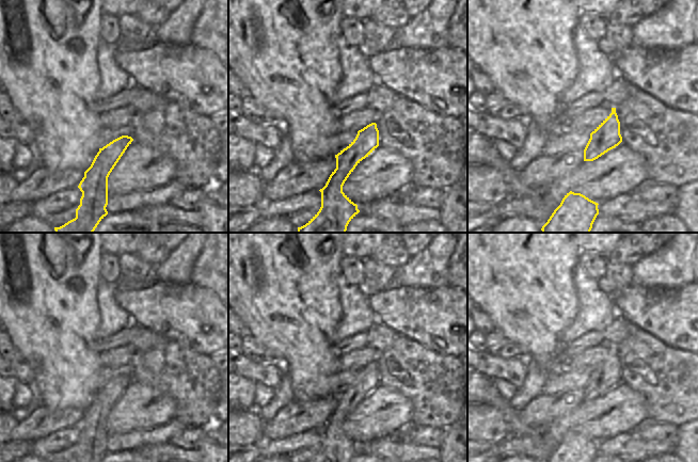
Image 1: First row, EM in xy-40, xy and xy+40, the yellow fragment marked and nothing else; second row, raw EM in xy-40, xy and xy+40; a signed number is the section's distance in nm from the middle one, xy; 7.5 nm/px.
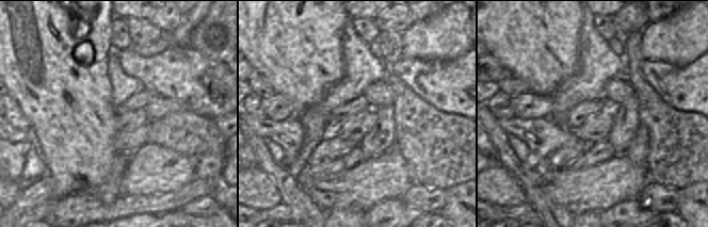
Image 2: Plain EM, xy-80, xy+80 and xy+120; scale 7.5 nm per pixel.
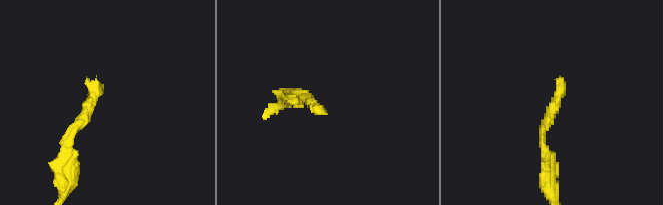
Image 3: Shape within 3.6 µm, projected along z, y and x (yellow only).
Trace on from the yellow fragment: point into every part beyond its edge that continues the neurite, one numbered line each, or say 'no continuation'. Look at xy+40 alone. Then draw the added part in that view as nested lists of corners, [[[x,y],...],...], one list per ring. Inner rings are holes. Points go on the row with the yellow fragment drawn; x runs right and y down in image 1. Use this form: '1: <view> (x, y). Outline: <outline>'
1: xy+40 (667, 139). Outline: [[[632,84],[626,90],[629,96],[616,108],[622,143],[646,160],[650,180],[675,187],[698,180],[698,115],[668,108]]]

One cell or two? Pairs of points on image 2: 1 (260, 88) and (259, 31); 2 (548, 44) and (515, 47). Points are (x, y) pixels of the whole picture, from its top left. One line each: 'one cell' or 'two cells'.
1: two cells
2: one cell

